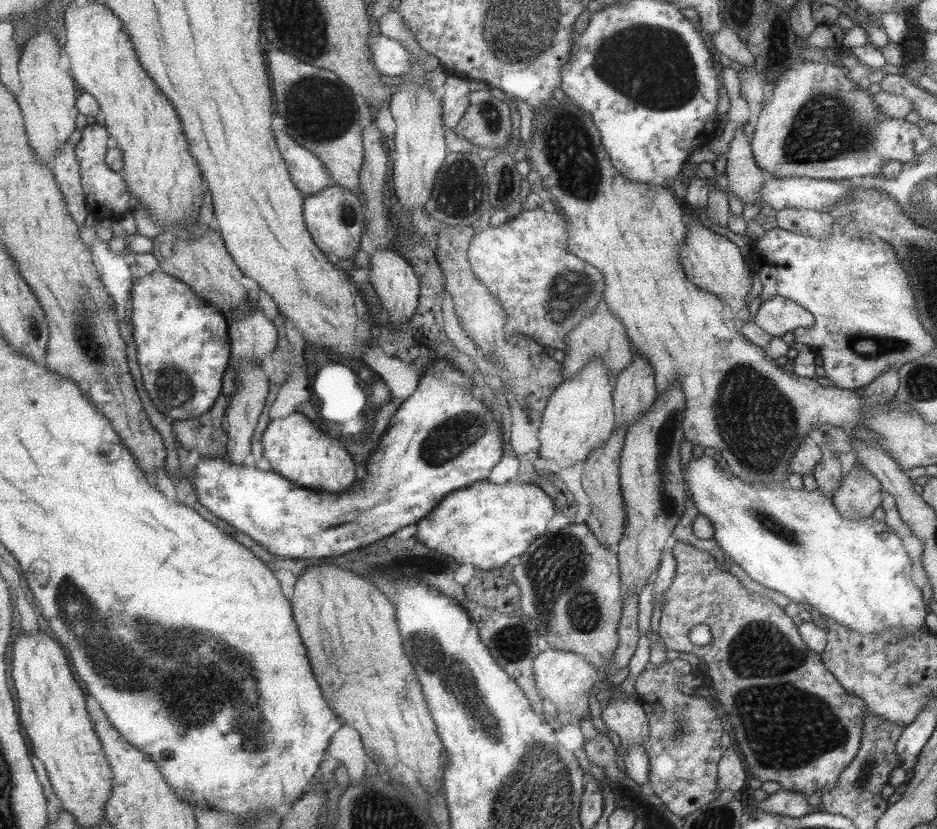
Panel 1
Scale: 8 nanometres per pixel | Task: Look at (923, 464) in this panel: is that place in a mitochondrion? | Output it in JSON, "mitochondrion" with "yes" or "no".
{"mitochondrion":"no"}

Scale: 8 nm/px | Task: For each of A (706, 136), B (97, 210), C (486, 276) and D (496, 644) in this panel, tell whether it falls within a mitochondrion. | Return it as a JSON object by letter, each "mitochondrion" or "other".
{"A":"other","B":"other","C":"other","D":"mitochondrion"}

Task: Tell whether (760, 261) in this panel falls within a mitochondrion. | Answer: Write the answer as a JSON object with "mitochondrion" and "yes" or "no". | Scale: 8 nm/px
{"mitochondrion":"no"}

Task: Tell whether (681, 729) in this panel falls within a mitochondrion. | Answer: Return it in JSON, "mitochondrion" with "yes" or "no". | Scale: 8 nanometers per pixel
{"mitochondrion":"yes"}

